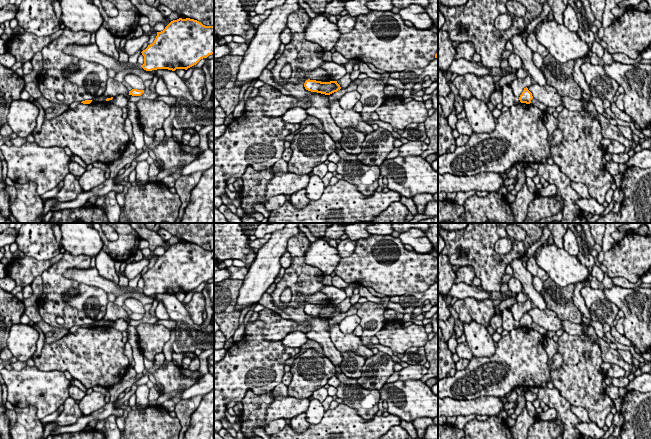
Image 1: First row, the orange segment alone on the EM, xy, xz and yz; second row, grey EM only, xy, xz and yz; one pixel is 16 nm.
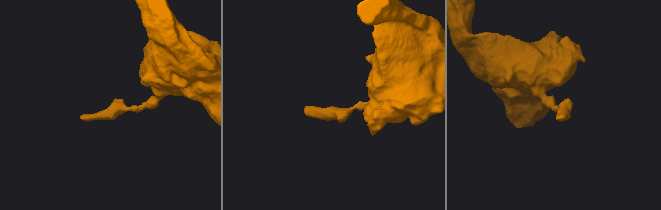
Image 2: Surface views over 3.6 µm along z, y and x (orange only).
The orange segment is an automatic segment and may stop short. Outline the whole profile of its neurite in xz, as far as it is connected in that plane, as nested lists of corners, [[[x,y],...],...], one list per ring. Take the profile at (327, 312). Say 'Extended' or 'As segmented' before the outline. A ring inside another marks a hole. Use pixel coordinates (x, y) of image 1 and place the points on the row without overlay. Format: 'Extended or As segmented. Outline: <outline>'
As segmented. Outline: [[[310,303],[305,305],[304,311],[308,315],[317,316],[325,319],[330,319],[341,313],[337,305],[321,306]]]

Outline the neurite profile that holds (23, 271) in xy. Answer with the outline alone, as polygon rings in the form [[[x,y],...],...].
[[[28,257],[14,259],[6,266],[6,276],[11,277],[16,286],[31,285],[37,276],[51,268],[52,265],[49,261],[38,261],[37,259]]]

